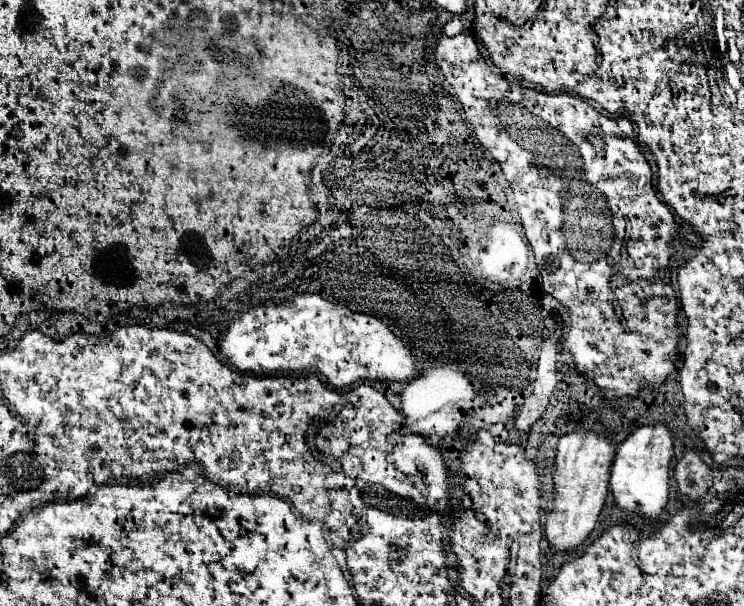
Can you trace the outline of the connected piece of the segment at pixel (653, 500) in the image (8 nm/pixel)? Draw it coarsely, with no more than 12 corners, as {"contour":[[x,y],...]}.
{"contour":[[638,427],[618,447],[618,507],[656,519],[670,493],[674,435]]}

